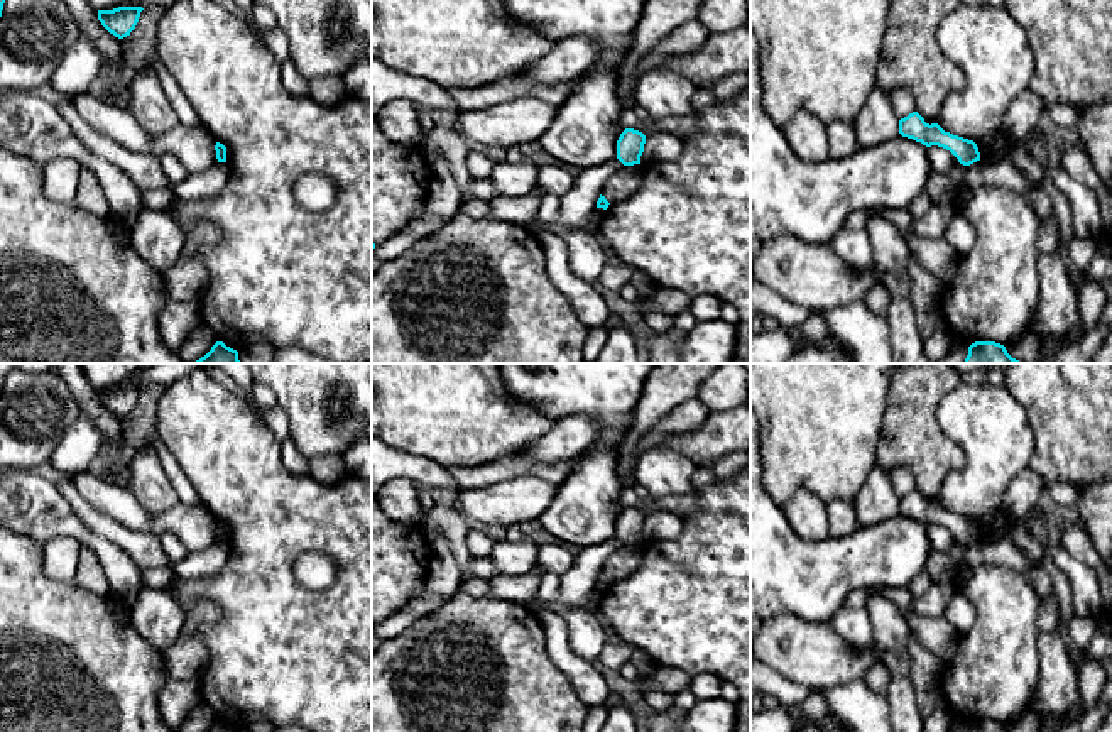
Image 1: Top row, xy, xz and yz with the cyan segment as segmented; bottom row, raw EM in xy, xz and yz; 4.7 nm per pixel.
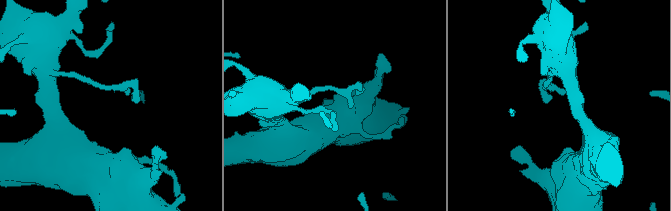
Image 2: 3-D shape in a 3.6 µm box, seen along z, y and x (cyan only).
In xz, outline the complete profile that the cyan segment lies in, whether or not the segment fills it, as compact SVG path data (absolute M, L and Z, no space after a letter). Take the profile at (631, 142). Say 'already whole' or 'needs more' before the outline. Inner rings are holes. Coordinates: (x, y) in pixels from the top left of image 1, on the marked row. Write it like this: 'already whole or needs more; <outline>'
already whole; M625 128L617 140L617 159L624 166L640 164L646 135L634 128Z

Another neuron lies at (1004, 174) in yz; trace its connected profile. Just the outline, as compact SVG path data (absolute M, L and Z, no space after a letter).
M977 161L967 166L963 179L957 184L957 193L970 191L980 186L1007 188L1017 194L1036 189L1028 178L1011 162L984 162Z

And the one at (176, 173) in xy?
M164 154L159 161L166 176L174 186L184 181L184 178L188 176L186 167L172 154Z

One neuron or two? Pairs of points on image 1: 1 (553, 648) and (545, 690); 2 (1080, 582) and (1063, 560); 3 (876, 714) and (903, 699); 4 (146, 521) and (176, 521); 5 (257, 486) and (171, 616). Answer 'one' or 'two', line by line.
1: two
2: one
3: two
4: one
5: two

